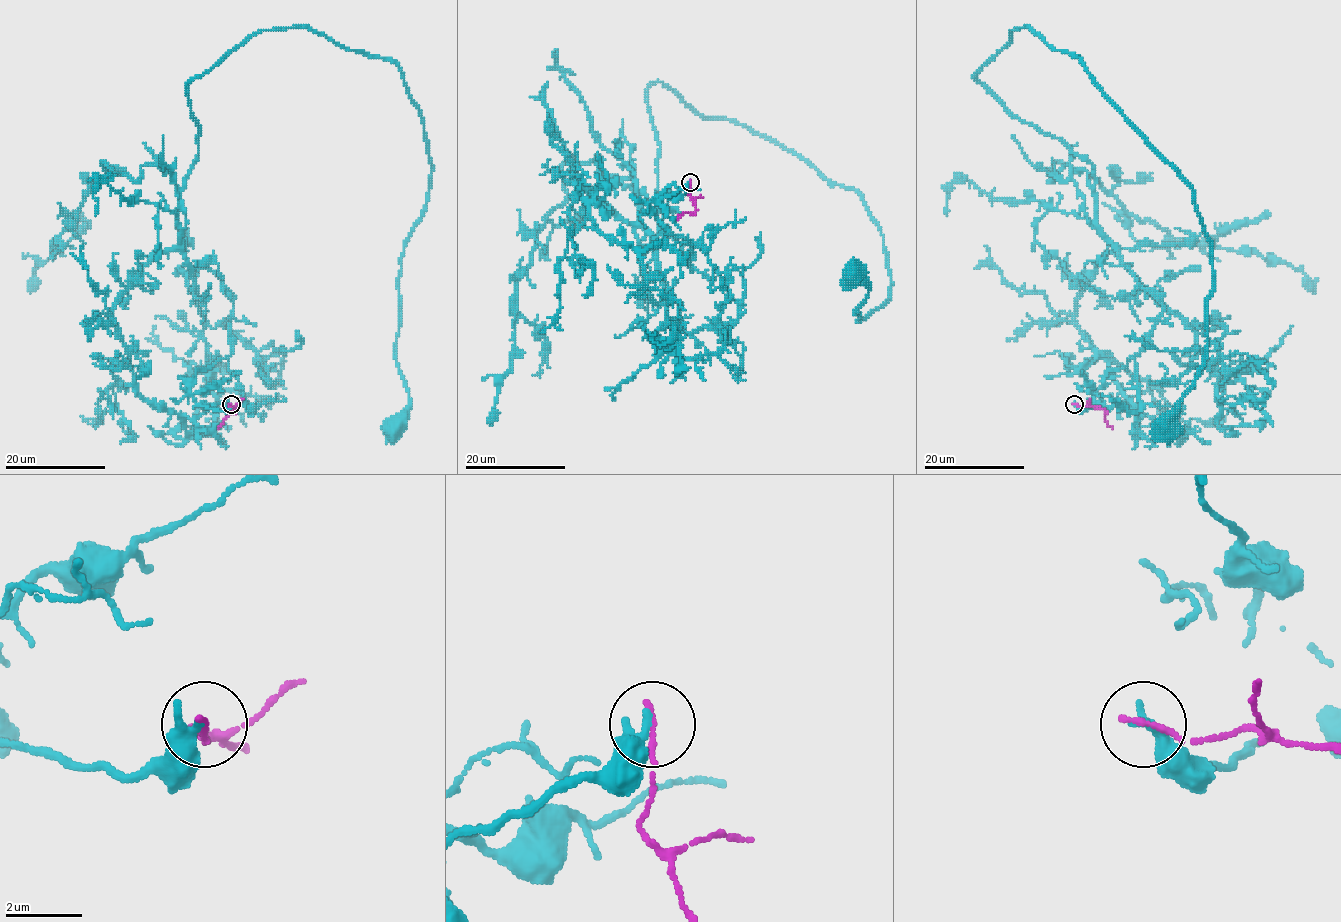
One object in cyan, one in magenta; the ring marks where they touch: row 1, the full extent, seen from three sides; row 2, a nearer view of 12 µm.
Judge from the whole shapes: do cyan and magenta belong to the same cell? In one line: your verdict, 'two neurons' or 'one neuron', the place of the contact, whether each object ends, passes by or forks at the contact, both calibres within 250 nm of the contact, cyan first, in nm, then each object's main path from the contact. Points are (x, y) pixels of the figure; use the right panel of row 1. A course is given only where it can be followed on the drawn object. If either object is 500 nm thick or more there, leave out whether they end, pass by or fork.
one neuron | (1074, 404) | cyan passes by | magenta ends | 240/160 nm | cyan via (1074, 404), (1162, 304), (1096, 221), (1094, 167), (974, 77), (1026, 27), (1193, 192), (1213, 294), (1169, 430) | magenta via (1074, 404), (1105, 410), (1105, 420), (1113, 428)

